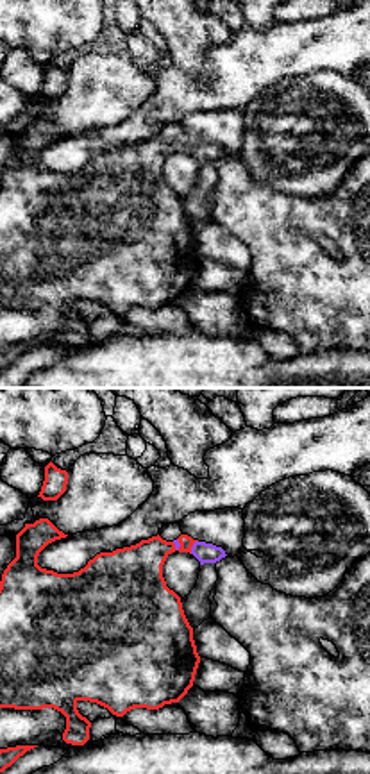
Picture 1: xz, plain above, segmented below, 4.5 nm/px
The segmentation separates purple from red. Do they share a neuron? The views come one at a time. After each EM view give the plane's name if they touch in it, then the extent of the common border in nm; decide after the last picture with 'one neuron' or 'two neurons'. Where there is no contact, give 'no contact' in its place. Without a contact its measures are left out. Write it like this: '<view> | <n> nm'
xz | 70 nm

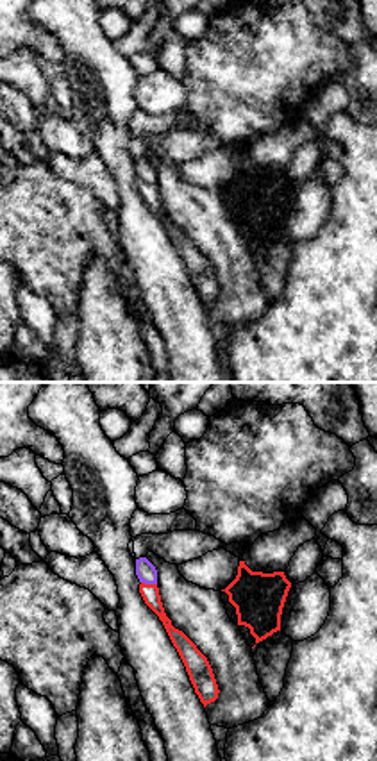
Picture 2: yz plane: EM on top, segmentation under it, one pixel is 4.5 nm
yz | 70 nm

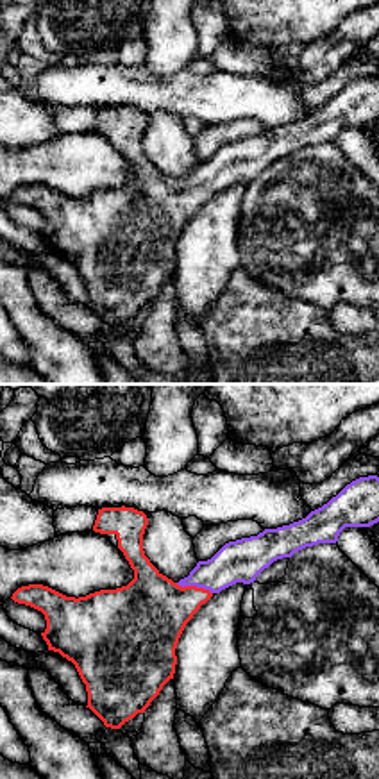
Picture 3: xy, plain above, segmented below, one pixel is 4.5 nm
xy | 180 nm

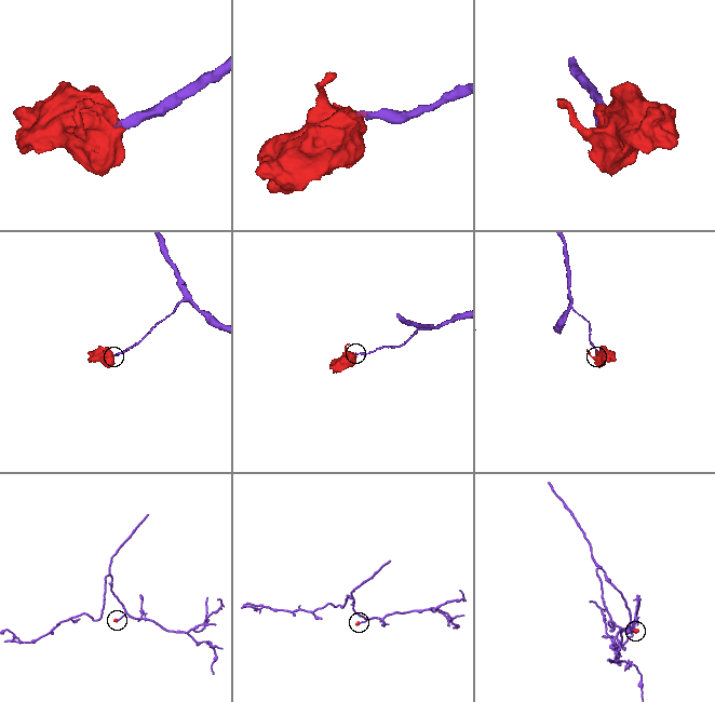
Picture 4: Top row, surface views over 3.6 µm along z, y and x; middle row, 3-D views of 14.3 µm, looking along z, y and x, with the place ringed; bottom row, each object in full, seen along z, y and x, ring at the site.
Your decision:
one neuron

